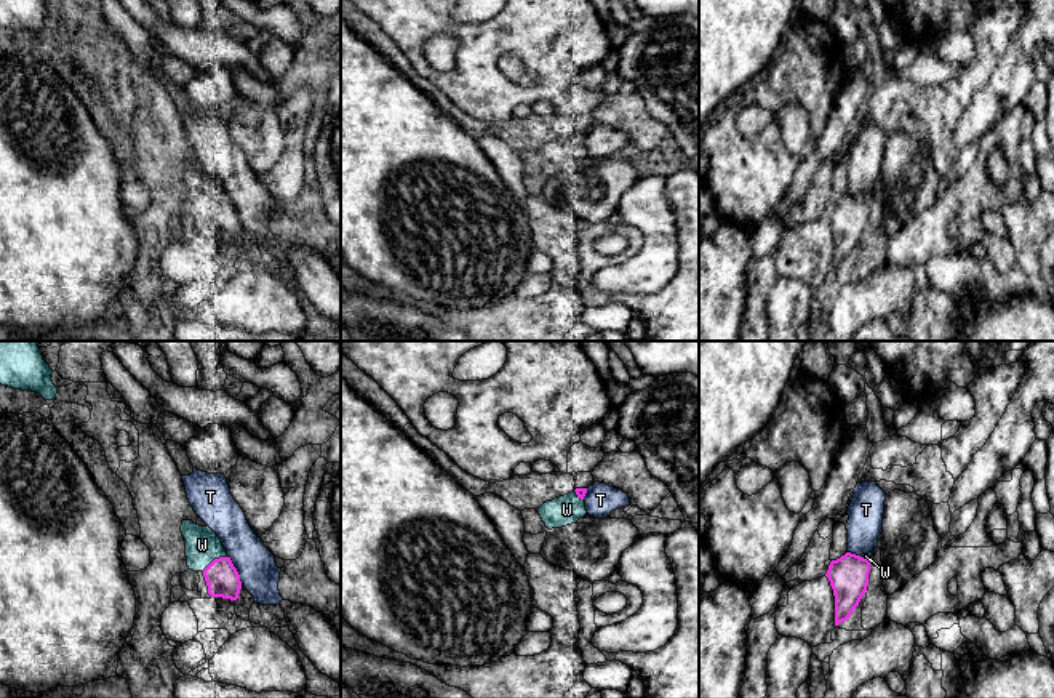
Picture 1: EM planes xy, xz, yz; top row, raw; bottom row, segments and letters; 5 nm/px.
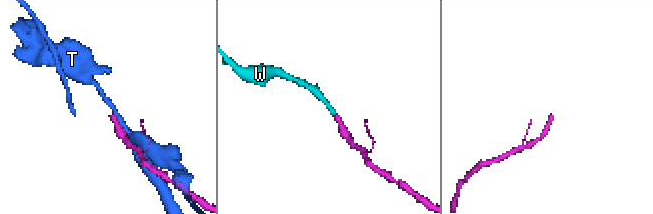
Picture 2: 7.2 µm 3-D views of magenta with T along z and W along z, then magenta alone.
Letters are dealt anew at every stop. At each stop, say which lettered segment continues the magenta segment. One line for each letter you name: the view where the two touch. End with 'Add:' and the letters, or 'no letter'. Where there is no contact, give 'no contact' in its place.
W: contact in xy
Add: W

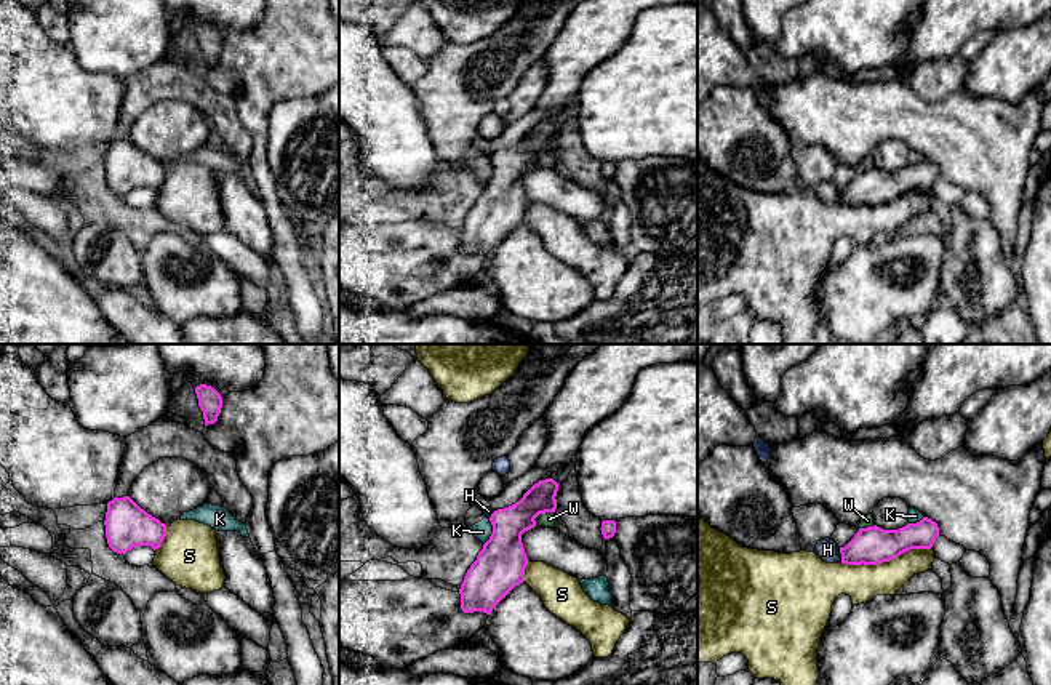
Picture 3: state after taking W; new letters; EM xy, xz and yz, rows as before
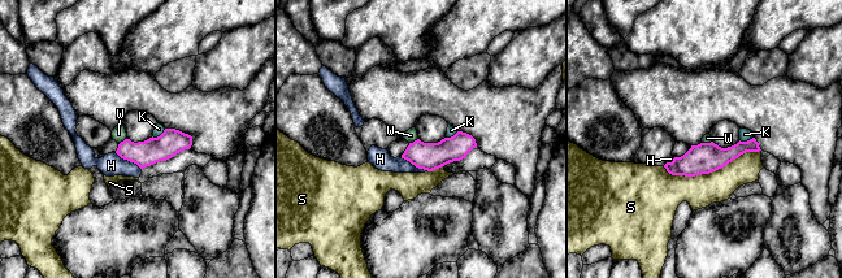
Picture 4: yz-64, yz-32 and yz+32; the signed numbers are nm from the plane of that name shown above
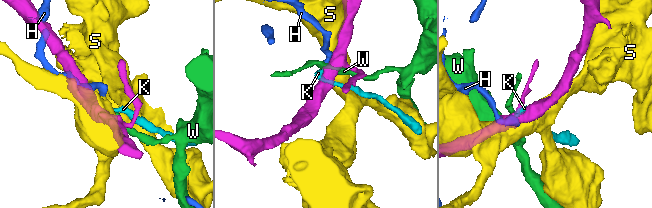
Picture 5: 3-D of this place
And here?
Add: no letter

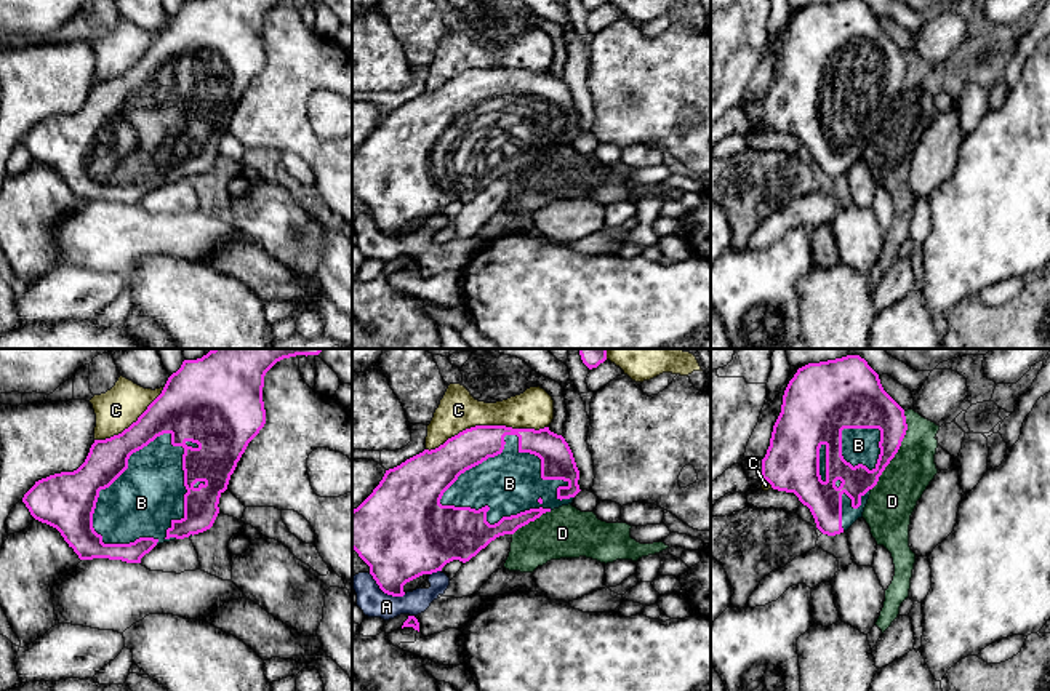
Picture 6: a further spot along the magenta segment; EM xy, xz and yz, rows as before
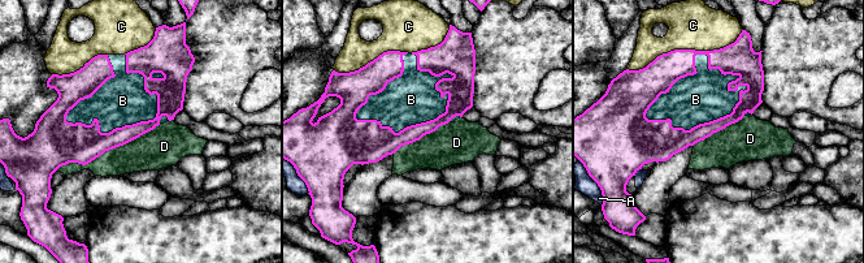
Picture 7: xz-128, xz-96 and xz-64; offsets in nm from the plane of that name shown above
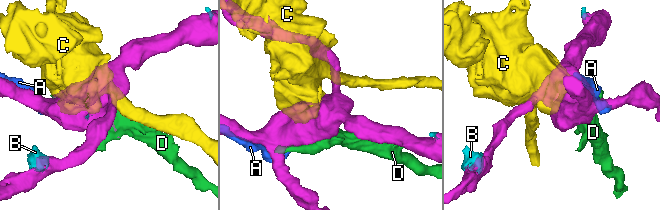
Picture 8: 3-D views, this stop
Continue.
B: contact in xz
Add: B

